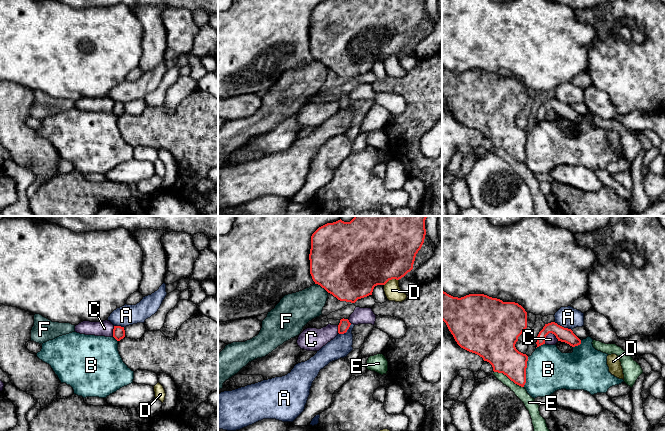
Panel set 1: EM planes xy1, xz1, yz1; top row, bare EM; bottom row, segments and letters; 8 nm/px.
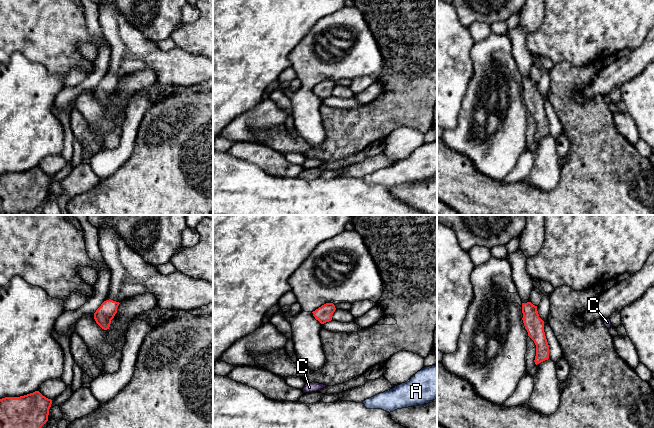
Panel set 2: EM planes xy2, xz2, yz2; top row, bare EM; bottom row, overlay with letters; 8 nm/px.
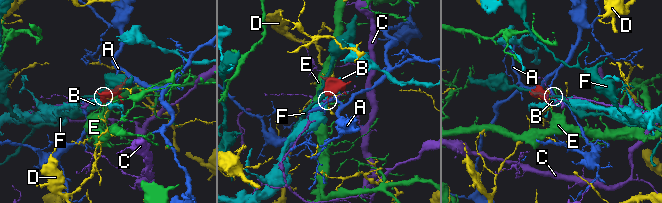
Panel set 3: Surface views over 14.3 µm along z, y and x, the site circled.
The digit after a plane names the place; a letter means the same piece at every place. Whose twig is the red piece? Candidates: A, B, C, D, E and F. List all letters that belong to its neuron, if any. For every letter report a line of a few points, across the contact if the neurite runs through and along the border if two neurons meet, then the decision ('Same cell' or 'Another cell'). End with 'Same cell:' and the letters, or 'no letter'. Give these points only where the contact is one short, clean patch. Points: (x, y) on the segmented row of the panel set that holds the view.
A: Line: yz1 (554, 322), (571, 330). Another cell
B: Another cell
C: Line: yz1 (558, 340), (553, 334), (549, 333), (544, 343). Another cell
D: Another cell
E: Another cell
F: Another cell
Same cell: no letter

